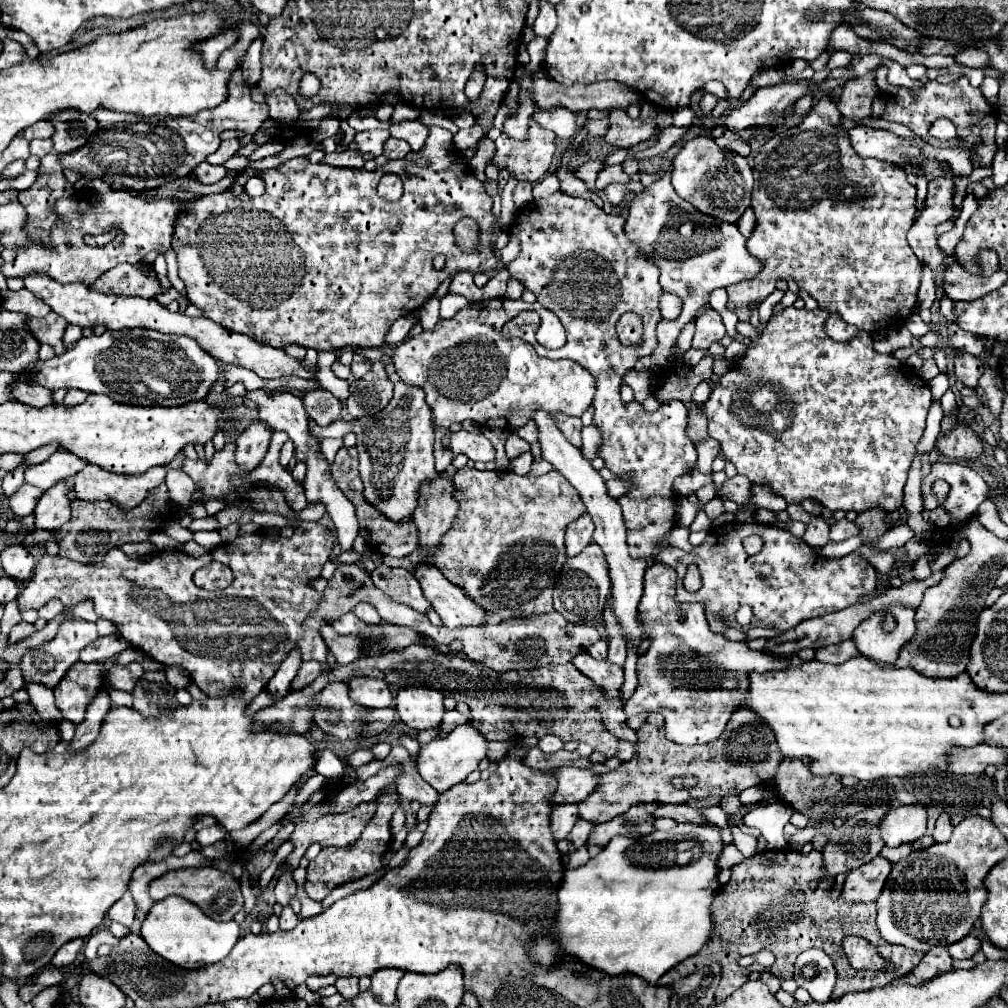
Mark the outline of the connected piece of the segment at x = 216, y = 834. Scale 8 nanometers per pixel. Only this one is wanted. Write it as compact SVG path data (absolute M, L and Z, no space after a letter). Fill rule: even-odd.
M207 827L207 829L201 829L197 833L197 843L201 847L209 847L209 845L215 845L217 841L221 841L225 837L225 829L223 827Z

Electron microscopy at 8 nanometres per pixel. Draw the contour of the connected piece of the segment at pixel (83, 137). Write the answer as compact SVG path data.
M77 109L57 111L57 115L51 115L49 121L55 127L55 135L51 139L53 139L53 149L59 155L79 149L97 129L95 117Z

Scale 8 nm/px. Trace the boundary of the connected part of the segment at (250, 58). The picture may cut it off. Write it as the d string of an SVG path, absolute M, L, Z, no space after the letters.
M259 35L245 51L245 57L243 57L243 63L241 63L241 71L243 71L243 79L247 81L247 85L257 85L259 77L261 77L261 41L263 41L263 35Z

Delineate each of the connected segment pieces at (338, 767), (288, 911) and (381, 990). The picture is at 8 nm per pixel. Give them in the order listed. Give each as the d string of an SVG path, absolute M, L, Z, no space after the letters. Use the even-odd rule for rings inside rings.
M323 749L323 751L319 751L319 759L317 759L317 765L315 765L315 771L325 775L327 779L337 779L337 777L343 777L345 761L339 759L335 753L331 753L329 749Z
M285 907L285 909L283 909L283 913L279 915L279 927L281 927L283 931L293 929L293 927L297 925L297 921L299 921L299 917L293 913L293 909L291 909L291 907Z
M383 969L383 971L375 971L375 975L371 975L371 993L373 997L383 1003L383 1005L393 1005L397 1001L397 983L403 977L403 971L397 969Z

